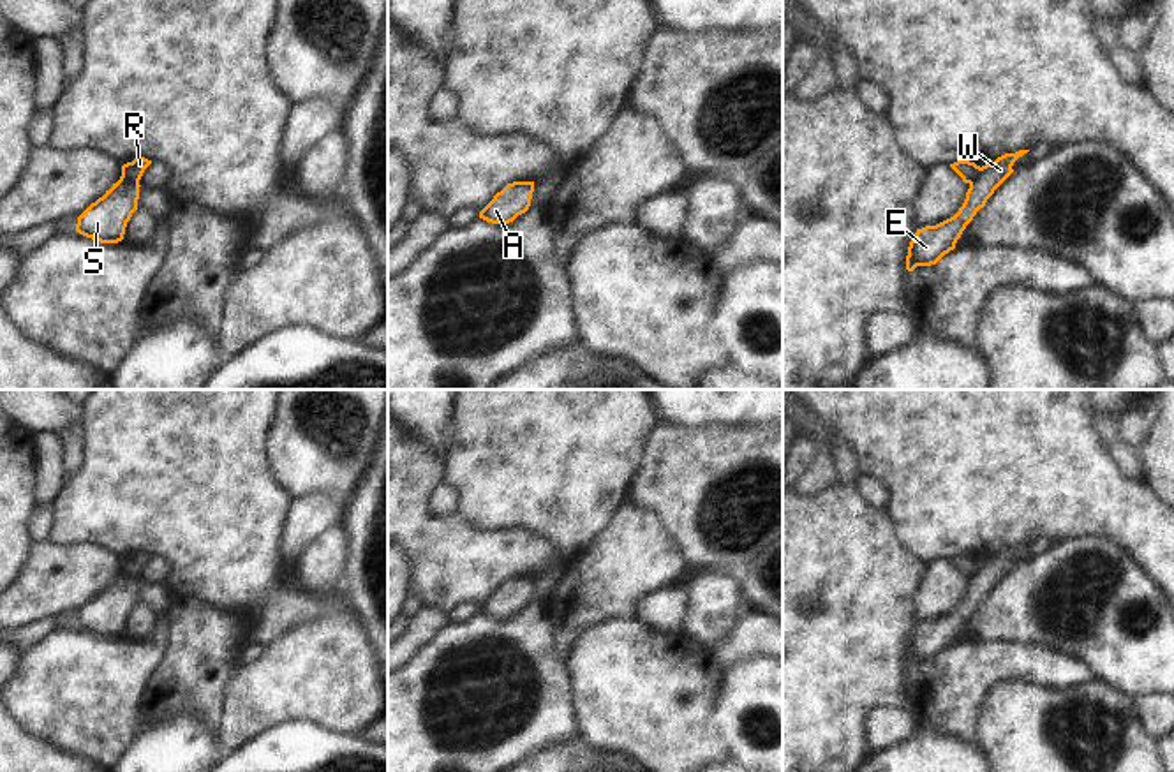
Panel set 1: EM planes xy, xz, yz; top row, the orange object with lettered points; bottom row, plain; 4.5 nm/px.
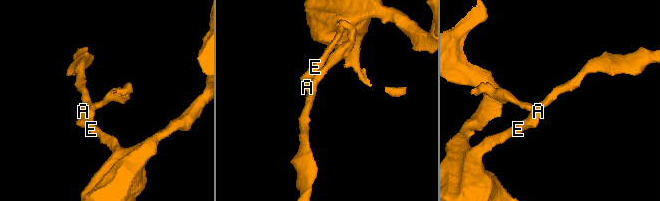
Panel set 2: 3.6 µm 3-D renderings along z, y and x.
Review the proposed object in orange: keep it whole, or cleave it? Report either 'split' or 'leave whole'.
split

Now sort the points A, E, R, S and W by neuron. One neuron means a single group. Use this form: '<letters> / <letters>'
A E S W / R

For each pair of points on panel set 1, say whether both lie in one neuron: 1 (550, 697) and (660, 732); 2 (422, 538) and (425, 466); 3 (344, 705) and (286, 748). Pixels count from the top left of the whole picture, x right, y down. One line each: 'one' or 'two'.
1: two
2: one
3: two

